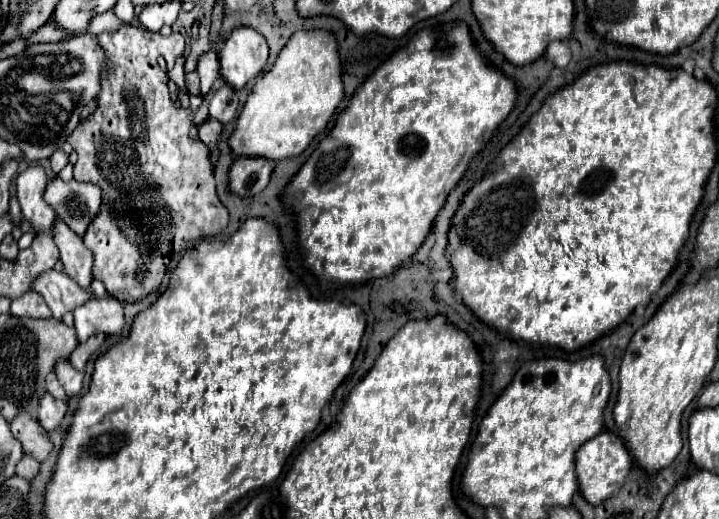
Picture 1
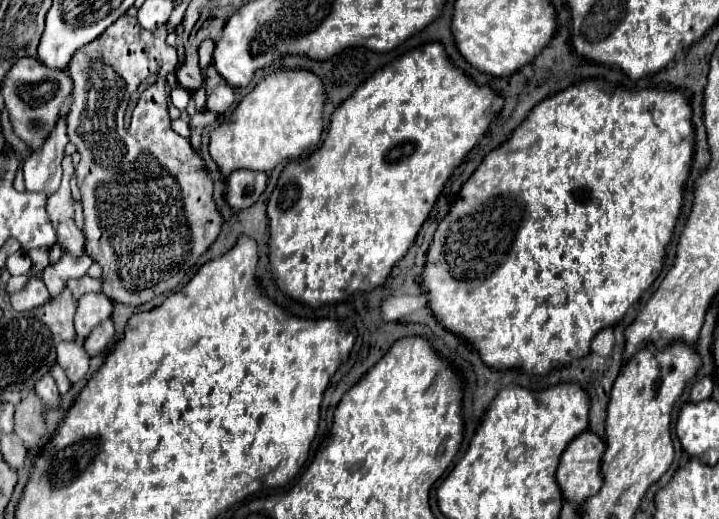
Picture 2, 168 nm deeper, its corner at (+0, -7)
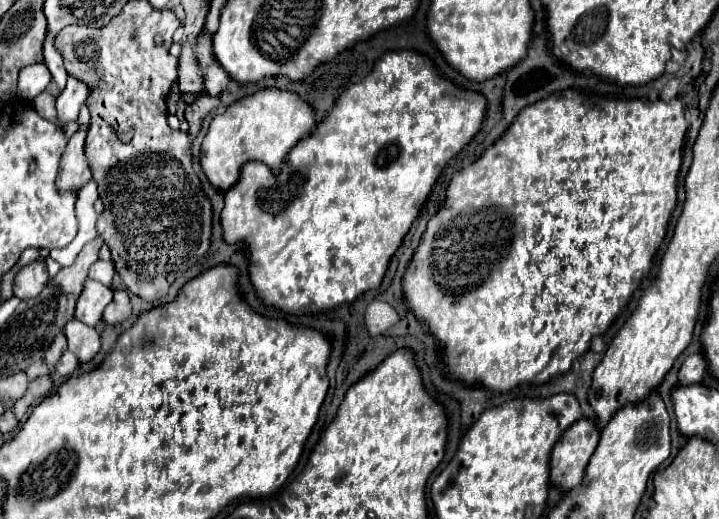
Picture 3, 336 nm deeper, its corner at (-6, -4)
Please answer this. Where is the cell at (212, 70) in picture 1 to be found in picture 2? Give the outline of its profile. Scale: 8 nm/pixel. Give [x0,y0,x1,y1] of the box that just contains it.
[200,40,214,80]

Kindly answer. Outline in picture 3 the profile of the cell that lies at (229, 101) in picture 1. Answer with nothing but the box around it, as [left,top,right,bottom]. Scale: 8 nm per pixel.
[204,63,230,95]

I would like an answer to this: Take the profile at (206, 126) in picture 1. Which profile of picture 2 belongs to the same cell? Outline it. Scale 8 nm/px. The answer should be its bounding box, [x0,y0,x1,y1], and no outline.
[186,104,218,152]

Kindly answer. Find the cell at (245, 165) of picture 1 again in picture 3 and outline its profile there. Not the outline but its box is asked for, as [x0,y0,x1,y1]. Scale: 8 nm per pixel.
[220,51,486,315]

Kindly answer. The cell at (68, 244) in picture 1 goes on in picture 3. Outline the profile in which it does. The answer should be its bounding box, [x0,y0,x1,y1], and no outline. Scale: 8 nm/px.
[56,125,90,191]

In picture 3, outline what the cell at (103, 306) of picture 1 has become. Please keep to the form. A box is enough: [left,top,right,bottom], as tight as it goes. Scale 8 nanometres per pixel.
[76,279,112,325]

